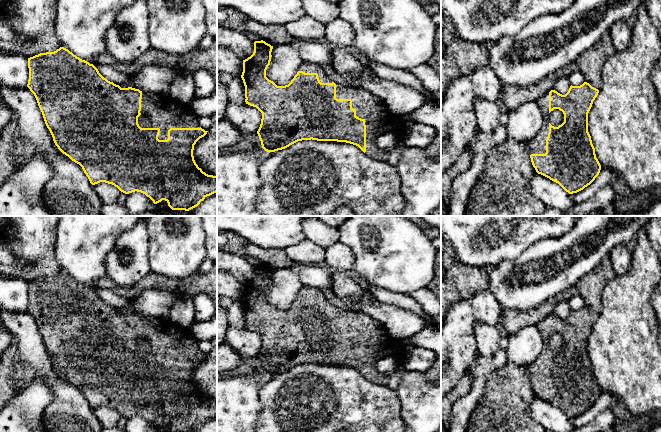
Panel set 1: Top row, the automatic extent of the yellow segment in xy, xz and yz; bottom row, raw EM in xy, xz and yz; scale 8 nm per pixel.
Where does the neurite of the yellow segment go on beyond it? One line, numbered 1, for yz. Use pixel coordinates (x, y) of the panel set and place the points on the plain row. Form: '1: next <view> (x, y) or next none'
1: next yz (537, 369)

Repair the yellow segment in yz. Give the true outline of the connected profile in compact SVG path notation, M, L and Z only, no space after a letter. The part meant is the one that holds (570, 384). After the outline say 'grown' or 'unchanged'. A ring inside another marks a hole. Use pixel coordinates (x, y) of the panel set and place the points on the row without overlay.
M584 306L580 310L571 309L565 319L551 314L536 325L543 347L539 356L526 366L532 389L538 398L558 407L569 418L577 417L590 409L601 394L588 356L588 337L598 317L598 313ZM554 333L559 333L564 338L564 346L558 351L552 350L548 345L549 337Z | grown

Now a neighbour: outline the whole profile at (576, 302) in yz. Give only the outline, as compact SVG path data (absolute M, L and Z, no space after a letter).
M574 295L569 298L568 303L572 310L580 310L585 306L583 298L579 295Z

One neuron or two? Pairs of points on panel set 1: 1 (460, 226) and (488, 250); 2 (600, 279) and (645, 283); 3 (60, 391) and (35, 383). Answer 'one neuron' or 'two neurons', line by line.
1: one neuron
2: two neurons
3: two neurons

